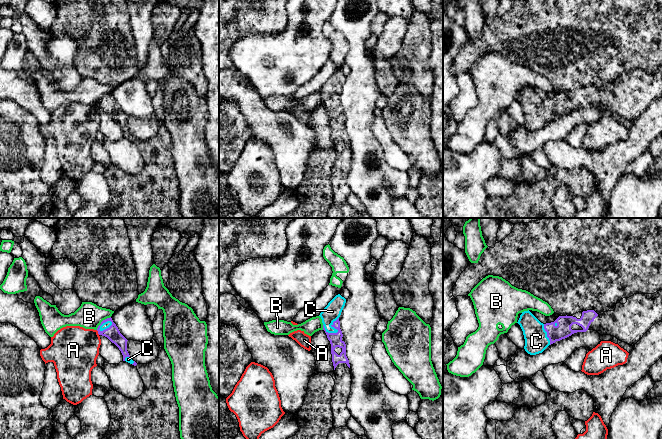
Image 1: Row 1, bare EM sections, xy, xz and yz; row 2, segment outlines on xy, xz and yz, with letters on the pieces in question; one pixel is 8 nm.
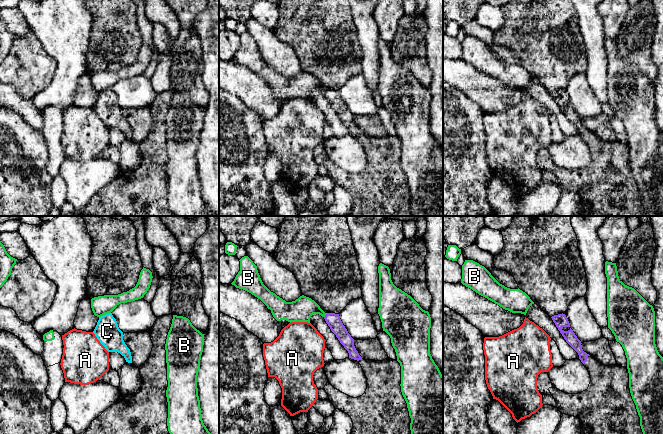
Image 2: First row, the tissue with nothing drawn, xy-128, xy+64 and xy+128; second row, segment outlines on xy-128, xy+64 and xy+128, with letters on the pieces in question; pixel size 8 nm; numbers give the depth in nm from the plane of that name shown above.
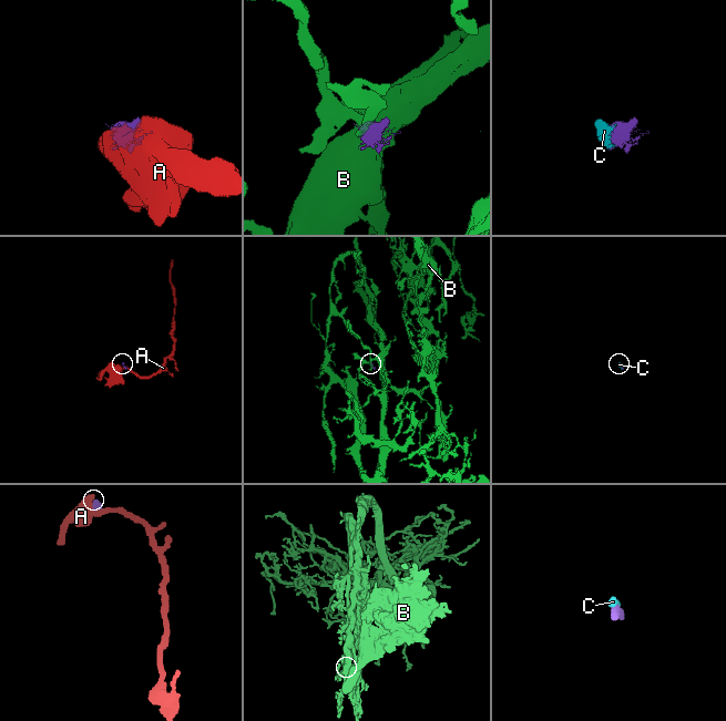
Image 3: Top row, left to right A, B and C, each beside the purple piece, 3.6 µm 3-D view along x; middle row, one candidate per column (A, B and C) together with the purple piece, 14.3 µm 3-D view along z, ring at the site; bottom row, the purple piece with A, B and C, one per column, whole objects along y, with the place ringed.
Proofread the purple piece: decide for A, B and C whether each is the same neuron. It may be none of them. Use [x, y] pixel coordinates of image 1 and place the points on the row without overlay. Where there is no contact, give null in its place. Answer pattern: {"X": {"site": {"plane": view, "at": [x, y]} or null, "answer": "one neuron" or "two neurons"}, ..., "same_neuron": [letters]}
{"A": {"site": {"plane": "xy", "at": [98, 108]}, "answer": "two neurons"}, "B": {"site": {"plane": "xy", "at": [102, 97]}, "answer": "two neurons"}, "C": {"site": {"plane": "xz", "at": [337, 105]}, "answer": "one neuron"}, "same_neuron": ["C"]}

